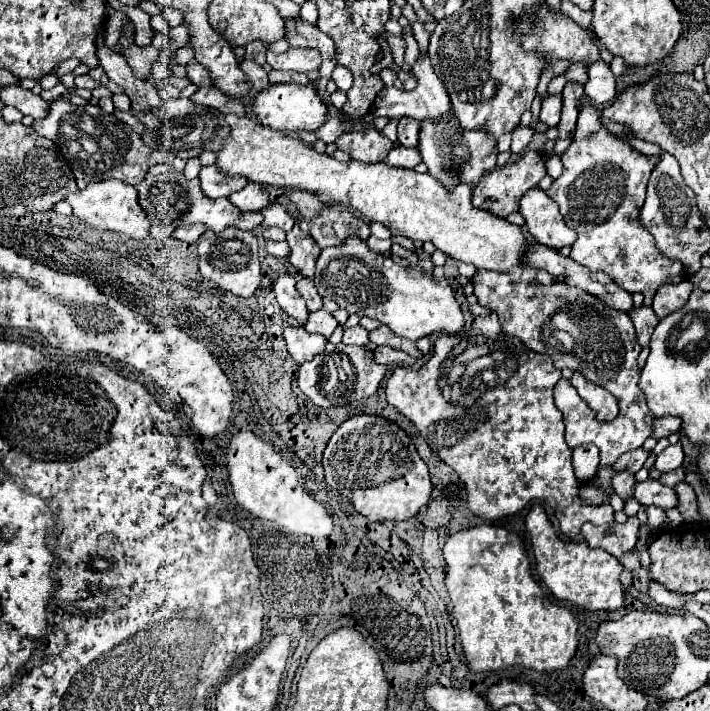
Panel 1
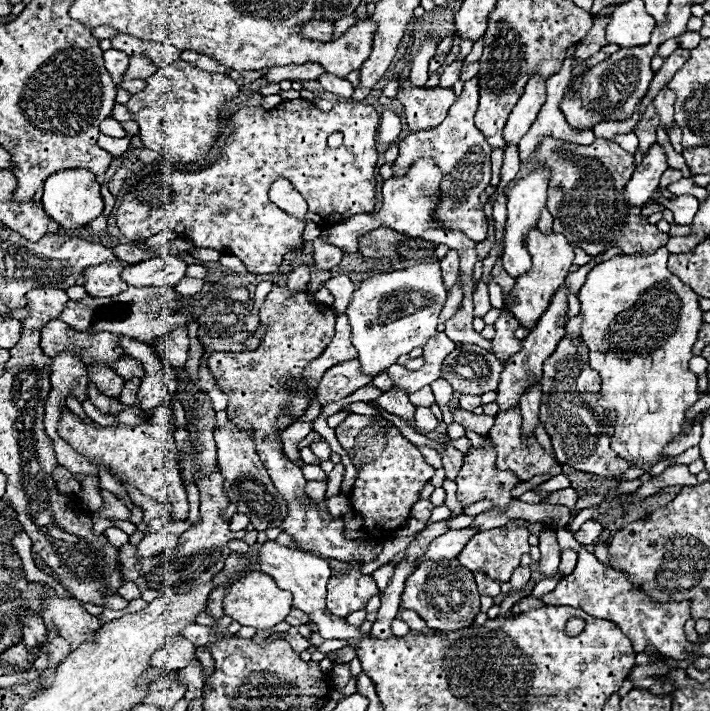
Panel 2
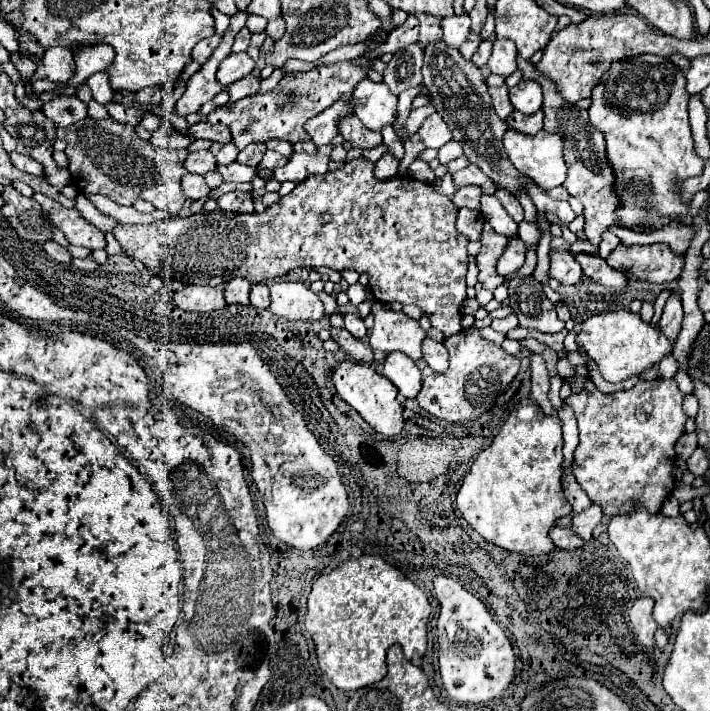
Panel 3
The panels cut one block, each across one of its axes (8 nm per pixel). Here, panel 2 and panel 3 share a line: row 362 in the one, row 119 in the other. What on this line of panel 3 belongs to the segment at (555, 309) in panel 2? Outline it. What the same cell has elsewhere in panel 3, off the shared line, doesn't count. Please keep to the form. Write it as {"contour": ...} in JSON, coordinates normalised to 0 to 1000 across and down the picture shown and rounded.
{"contour":[[[724,155],[715,166],[713,166],[713,174],[721,180],[721,183],[730,183],[735,188],[755,188],[763,183],[763,169],[766,169],[766,158],[755,158],[749,163],[741,163],[730,155]]]}

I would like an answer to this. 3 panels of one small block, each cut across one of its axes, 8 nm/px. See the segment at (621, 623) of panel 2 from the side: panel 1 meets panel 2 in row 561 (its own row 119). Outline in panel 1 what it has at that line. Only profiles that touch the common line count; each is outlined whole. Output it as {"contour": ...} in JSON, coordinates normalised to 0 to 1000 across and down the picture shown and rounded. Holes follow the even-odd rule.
{"contour":[[[834,146],[817,149],[806,205],[789,219],[794,242],[780,253],[769,273],[789,290],[797,318],[814,329],[803,354],[806,366],[831,380],[854,383],[887,414],[904,411],[907,416],[918,419],[932,399],[955,399],[966,394],[963,374],[927,357],[921,335],[901,318],[899,309],[904,281],[910,278],[910,256],[927,222],[890,211],[885,200],[865,194],[851,177],[845,177],[842,166],[845,160]],[[868,256],[873,256],[870,264],[862,264]],[[868,267],[873,287],[854,281]]]}

